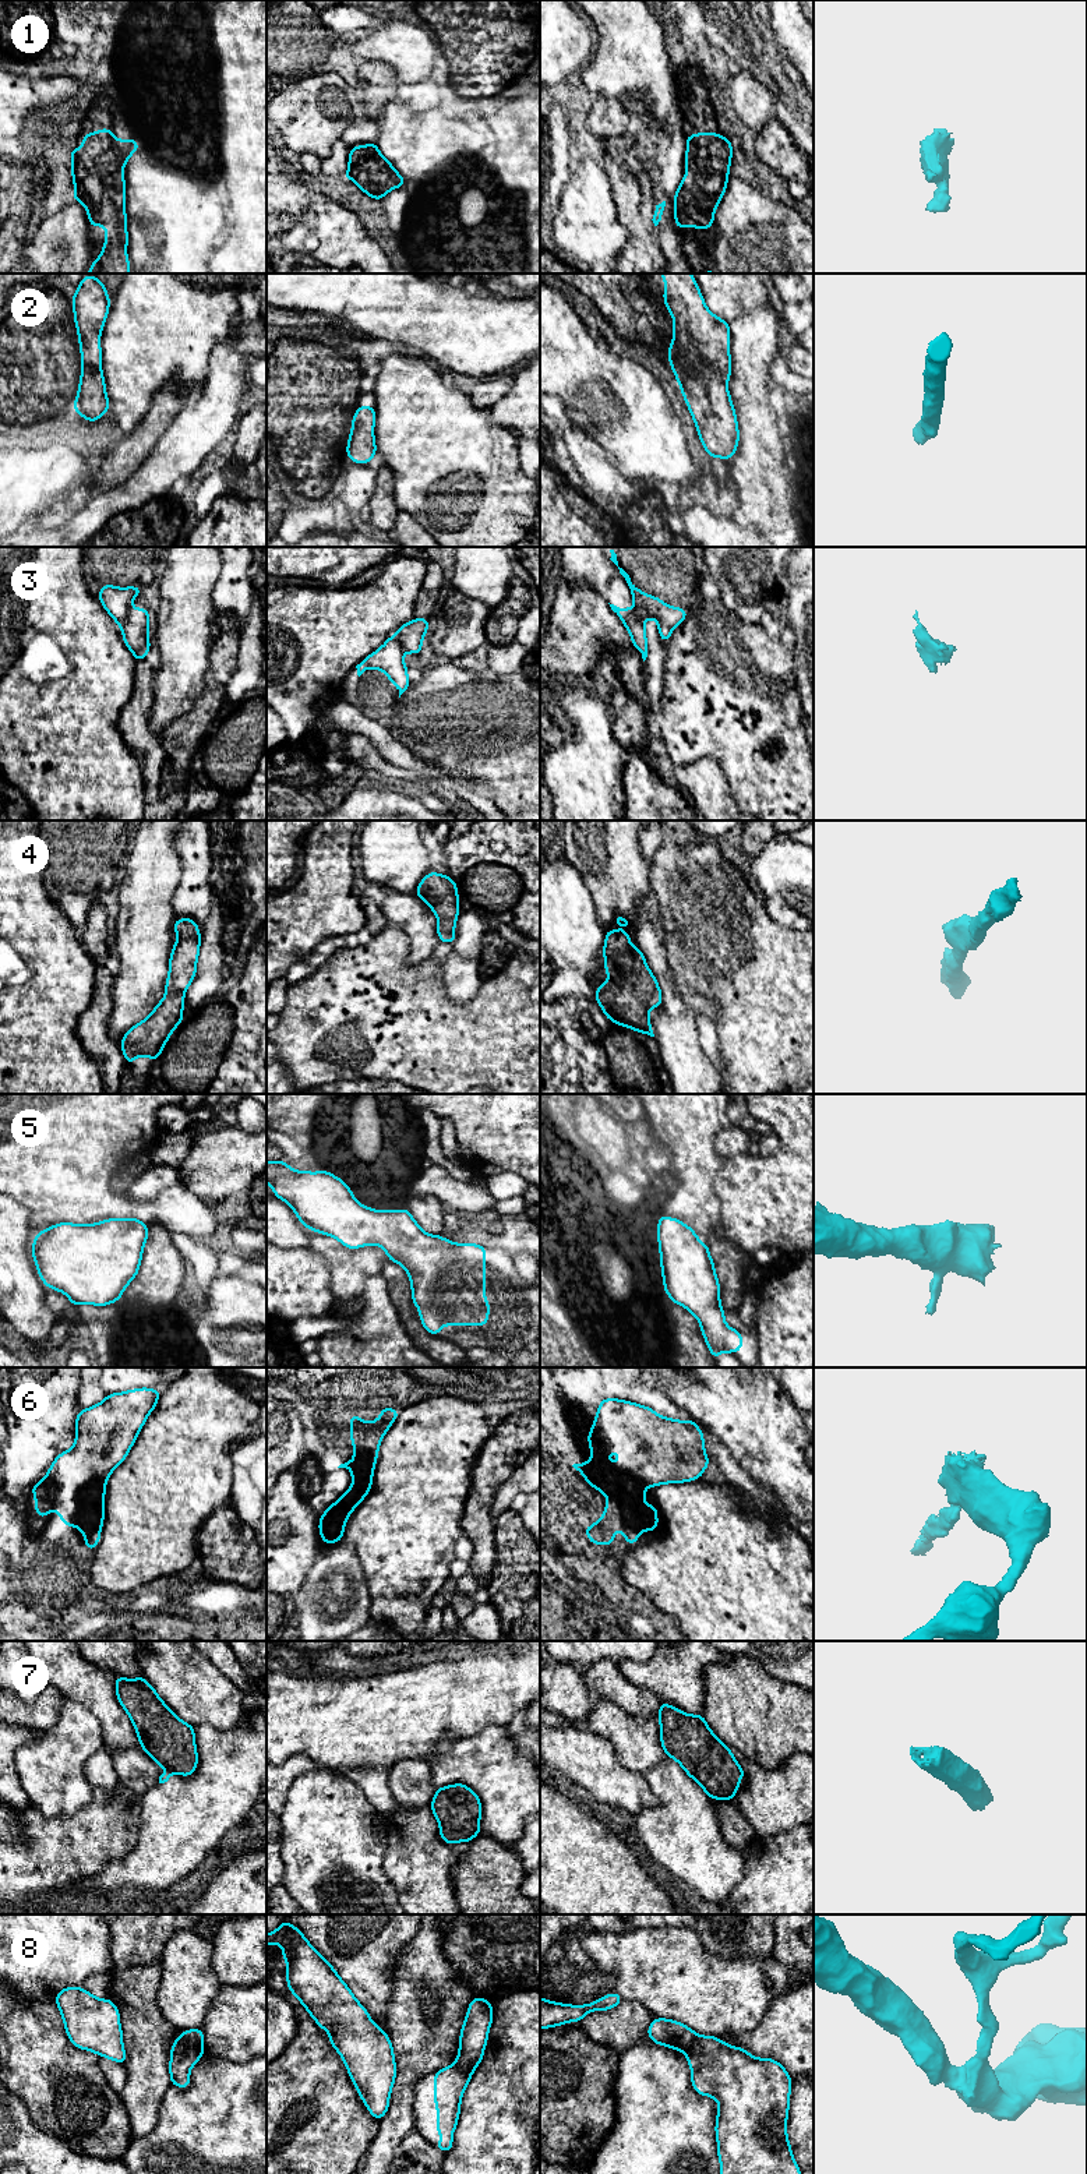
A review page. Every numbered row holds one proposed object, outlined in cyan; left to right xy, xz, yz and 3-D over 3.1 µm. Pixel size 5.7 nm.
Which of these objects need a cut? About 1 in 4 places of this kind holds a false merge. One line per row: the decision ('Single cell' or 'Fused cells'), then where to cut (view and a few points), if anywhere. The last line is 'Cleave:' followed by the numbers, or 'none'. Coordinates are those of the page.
1: Single cell. No split
2: Single cell. No split
3: Fused cells. Split along xy (130, 607), (126, 620), (120, 625)
4: Single cell. No split
5: Single cell. No split
6: Fused cells. Split along yz (646, 1509), (636, 1518), (638, 1531)
7: Fused cells. Split along xz (447, 1786), (437, 1790)
8: Fused cells. Split along xy (180, 2033), (187, 2042), (201, 2047)
Cleave: 3, 6, 7, 8

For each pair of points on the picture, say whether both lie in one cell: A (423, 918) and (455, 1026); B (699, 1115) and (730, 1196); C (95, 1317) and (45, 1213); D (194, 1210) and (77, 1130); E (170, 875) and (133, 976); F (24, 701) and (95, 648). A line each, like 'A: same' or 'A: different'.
A: different
B: different
C: different
D: same
E: same
F: same

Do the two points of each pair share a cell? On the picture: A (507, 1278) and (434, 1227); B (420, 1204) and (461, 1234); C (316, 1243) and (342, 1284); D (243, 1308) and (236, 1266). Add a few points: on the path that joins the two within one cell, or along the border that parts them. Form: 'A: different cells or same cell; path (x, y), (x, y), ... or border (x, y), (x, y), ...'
A: different cells; border (412, 1214), (426, 1232), (438, 1235)
B: different cells; border (444, 1230), (438, 1234)
C: same cell; path (327, 1249), (342, 1264), (342, 1273)
D: different cells; border (221, 1273), (239, 1276), (251, 1283)

